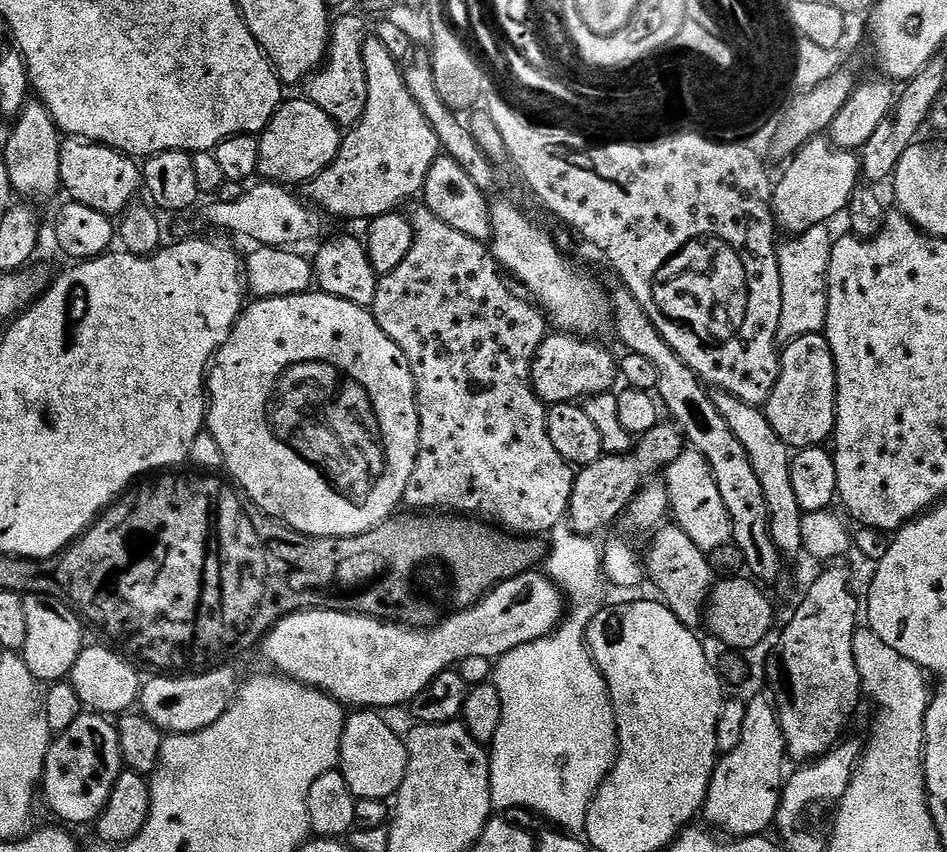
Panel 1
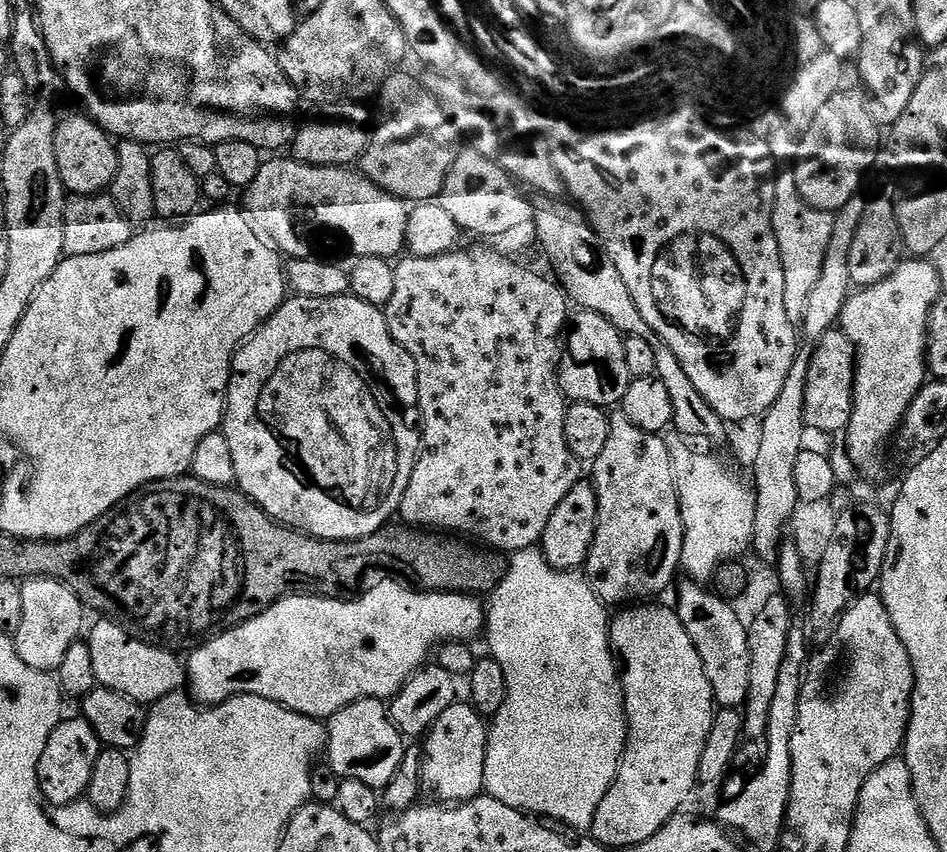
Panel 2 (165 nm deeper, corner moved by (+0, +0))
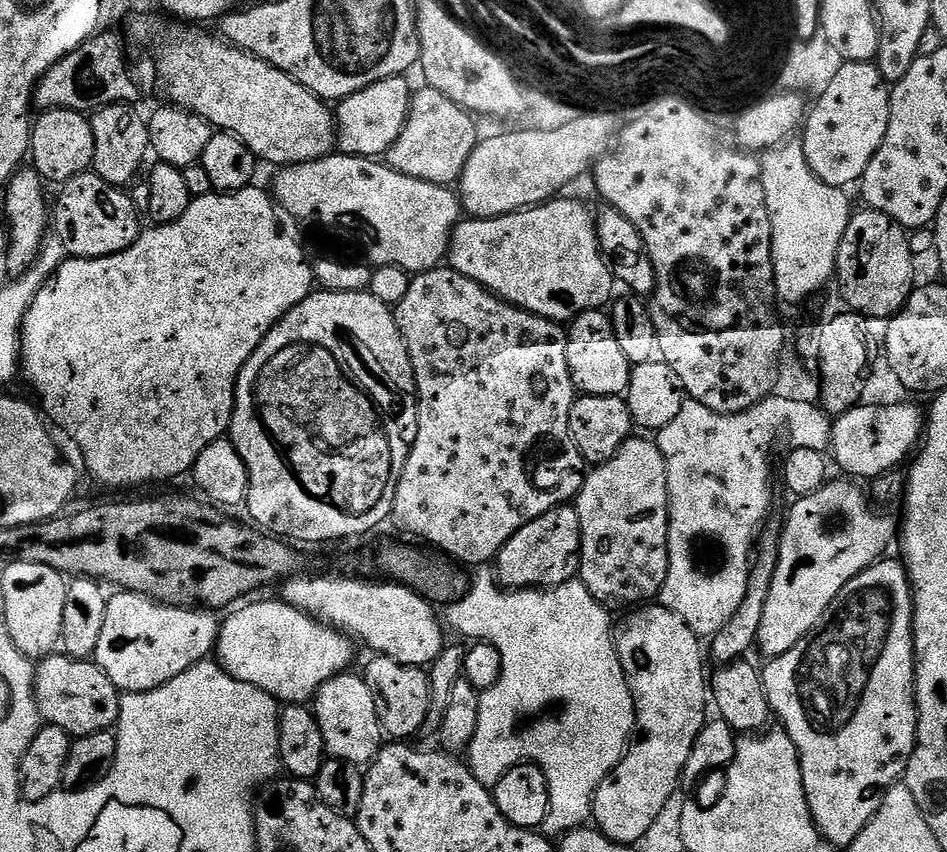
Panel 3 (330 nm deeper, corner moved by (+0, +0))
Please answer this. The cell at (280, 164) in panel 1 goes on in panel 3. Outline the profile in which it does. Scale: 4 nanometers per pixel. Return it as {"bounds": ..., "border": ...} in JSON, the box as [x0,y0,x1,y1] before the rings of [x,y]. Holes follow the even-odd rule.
{"bounds":[334,76,414,157],"border":[[[395,76],[389,80],[378,82],[366,90],[339,101],[334,108],[334,119],[338,125],[338,148],[345,156],[383,157],[398,142],[412,110],[414,88],[407,84],[404,76]]]}

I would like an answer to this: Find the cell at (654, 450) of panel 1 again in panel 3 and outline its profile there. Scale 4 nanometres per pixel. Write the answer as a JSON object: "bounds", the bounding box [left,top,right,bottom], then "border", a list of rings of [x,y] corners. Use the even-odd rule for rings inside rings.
{"bounds":[494,503,582,589],"border":[[[571,503],[534,518],[506,544],[494,561],[498,580],[505,589],[557,588],[577,579],[582,550],[582,522]]]}

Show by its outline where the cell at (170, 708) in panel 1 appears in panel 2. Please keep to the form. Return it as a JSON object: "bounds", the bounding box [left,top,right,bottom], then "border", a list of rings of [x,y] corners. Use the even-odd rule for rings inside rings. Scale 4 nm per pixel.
{"bounds":[186,578,486,722],"border":[[[396,578],[384,579],[388,580],[374,585],[365,596],[357,595],[355,598],[328,600],[324,596],[306,596],[303,594],[286,596],[278,603],[271,604],[265,612],[258,614],[252,620],[248,620],[236,628],[231,628],[229,632],[224,632],[218,637],[203,641],[199,646],[192,649],[186,660],[186,684],[191,695],[204,706],[221,704],[235,696],[257,696],[258,698],[266,698],[270,702],[278,702],[303,716],[327,722],[331,720],[334,714],[338,714],[338,710],[342,710],[359,700],[391,701],[392,697],[398,694],[398,690],[402,690],[404,683],[415,674],[417,668],[429,659],[427,656],[431,654],[432,648],[434,652],[434,650],[449,642],[468,642],[473,639],[471,636],[478,634],[480,636],[485,631],[486,608],[483,603],[480,605],[476,601],[479,599],[475,595],[462,592],[426,592],[417,590]]]}

